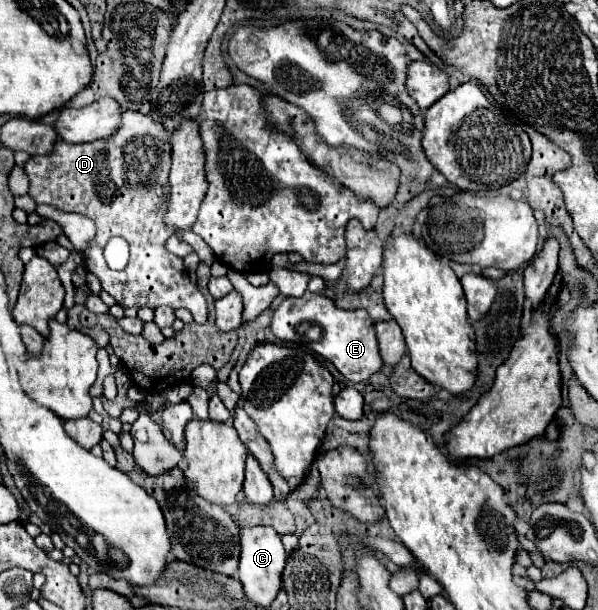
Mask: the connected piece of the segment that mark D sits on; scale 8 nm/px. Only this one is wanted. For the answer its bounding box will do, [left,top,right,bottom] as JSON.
[25,112,207,324]

